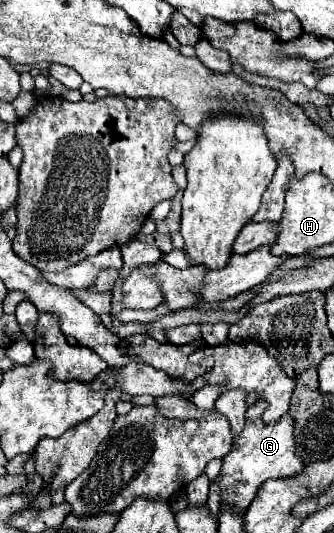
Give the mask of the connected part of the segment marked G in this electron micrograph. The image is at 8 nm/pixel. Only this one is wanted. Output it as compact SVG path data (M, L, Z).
M256 401L246 411L246 425L242 433L236 437L232 451L222 457L222 469L218 475L218 487L220 487L220 507L232 509L234 513L244 513L244 509L252 503L256 497L260 485L268 479L290 479L304 471L302 461L294 453L294 427L292 419L284 415L276 425L264 425L262 413L266 405L264 401Z

